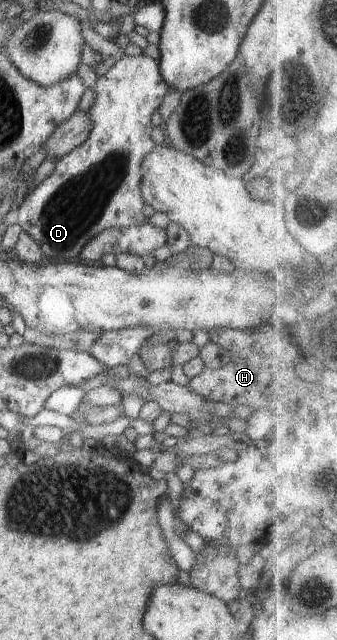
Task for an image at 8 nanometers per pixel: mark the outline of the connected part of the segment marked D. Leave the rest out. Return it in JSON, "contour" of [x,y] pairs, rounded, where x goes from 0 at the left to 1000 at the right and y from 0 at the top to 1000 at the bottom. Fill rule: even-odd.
{"contour":[[[415,84],[347,91],[318,114],[291,120],[276,139],[288,152],[261,172],[273,198],[258,217],[193,245],[172,248],[157,270],[83,302],[53,323],[53,350],[68,363],[83,364],[122,384],[136,406],[231,408],[246,384],[306,358],[365,358],[439,348],[439,339],[424,333],[433,314],[418,302],[418,256],[460,233],[463,227],[448,216],[457,200],[448,183],[504,136],[484,123],[466,95]]]}

